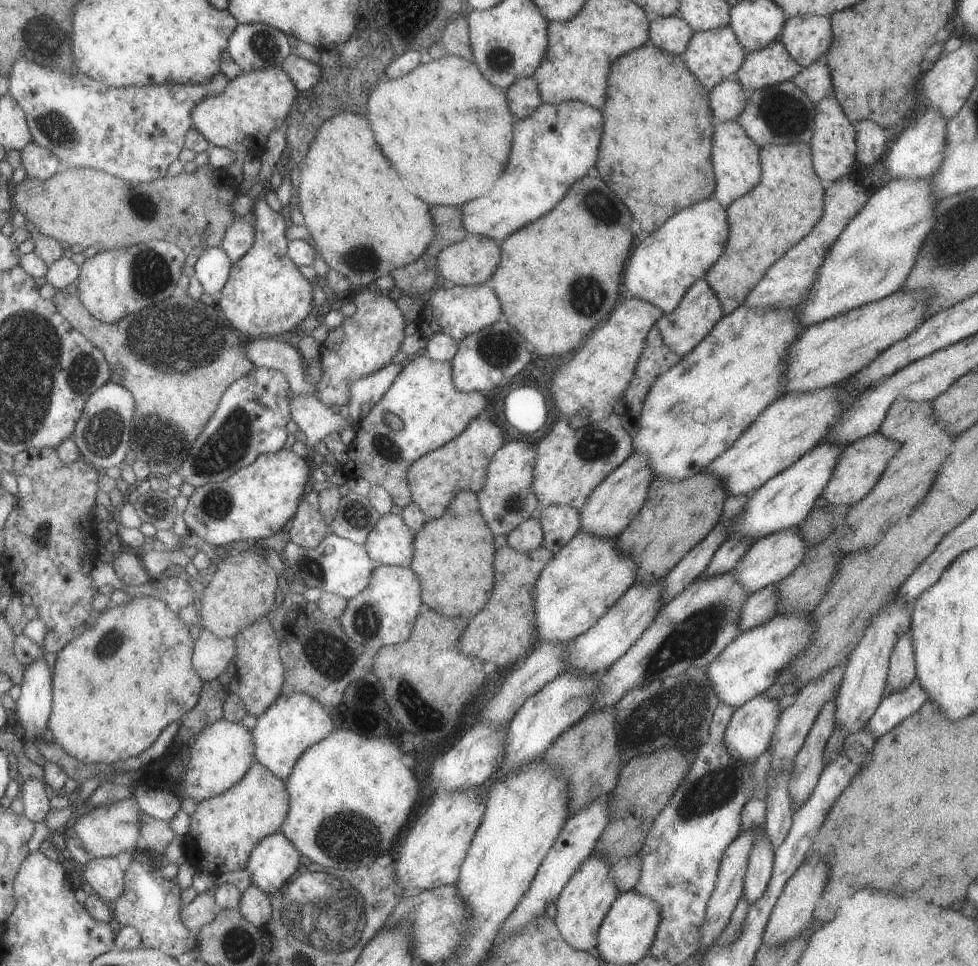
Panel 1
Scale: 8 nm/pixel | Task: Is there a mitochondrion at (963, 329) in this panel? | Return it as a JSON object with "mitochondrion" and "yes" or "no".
{"mitochondrion":"no"}

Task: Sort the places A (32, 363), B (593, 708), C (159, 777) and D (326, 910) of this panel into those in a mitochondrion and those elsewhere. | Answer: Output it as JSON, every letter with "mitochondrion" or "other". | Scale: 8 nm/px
{"A":"mitochondrion","B":"other","C":"other","D":"mitochondrion"}

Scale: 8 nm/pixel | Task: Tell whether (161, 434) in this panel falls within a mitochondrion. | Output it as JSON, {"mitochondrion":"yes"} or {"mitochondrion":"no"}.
{"mitochondrion":"yes"}

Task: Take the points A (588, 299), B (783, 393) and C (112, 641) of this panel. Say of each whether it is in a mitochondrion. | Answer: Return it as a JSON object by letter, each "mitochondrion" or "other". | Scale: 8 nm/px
{"A":"mitochondrion","B":"other","C":"mitochondrion"}

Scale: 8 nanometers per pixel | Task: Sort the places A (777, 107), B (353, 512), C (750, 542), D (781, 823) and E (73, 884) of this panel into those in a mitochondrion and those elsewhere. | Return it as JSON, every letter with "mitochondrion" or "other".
{"A":"mitochondrion","B":"mitochondrion","C":"other","D":"other","E":"other"}

